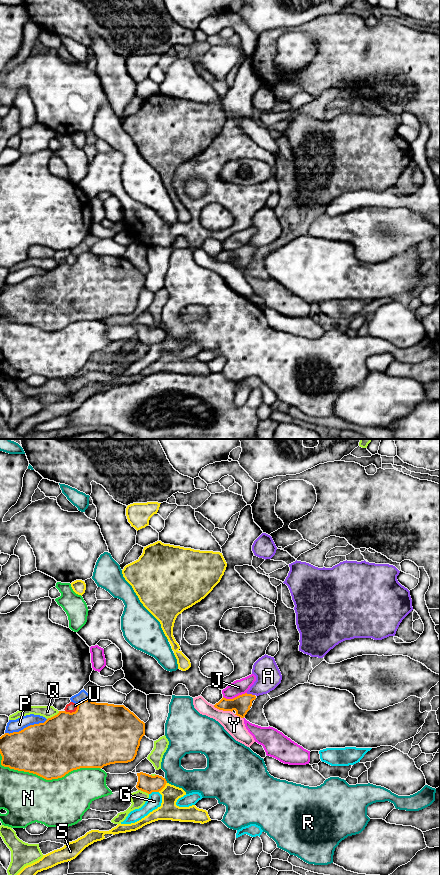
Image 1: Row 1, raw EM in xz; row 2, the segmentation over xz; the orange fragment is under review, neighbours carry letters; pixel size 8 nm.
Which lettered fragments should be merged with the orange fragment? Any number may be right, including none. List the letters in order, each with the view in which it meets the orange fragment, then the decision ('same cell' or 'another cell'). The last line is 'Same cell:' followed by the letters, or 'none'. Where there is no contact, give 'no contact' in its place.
A: meets orange in xz; another cell
G: meets orange in xz; another cell
J: meets orange in xz; another cell
N: meets orange in xz; another cell
P: meets orange in xz; another cell
Q: meets orange in xz; another cell
R: meets orange in xz; another cell
S: meets orange in xz; another cell
U: meets orange in xz; another cell
Y: meets orange in xz; another cell
Same cell: none

